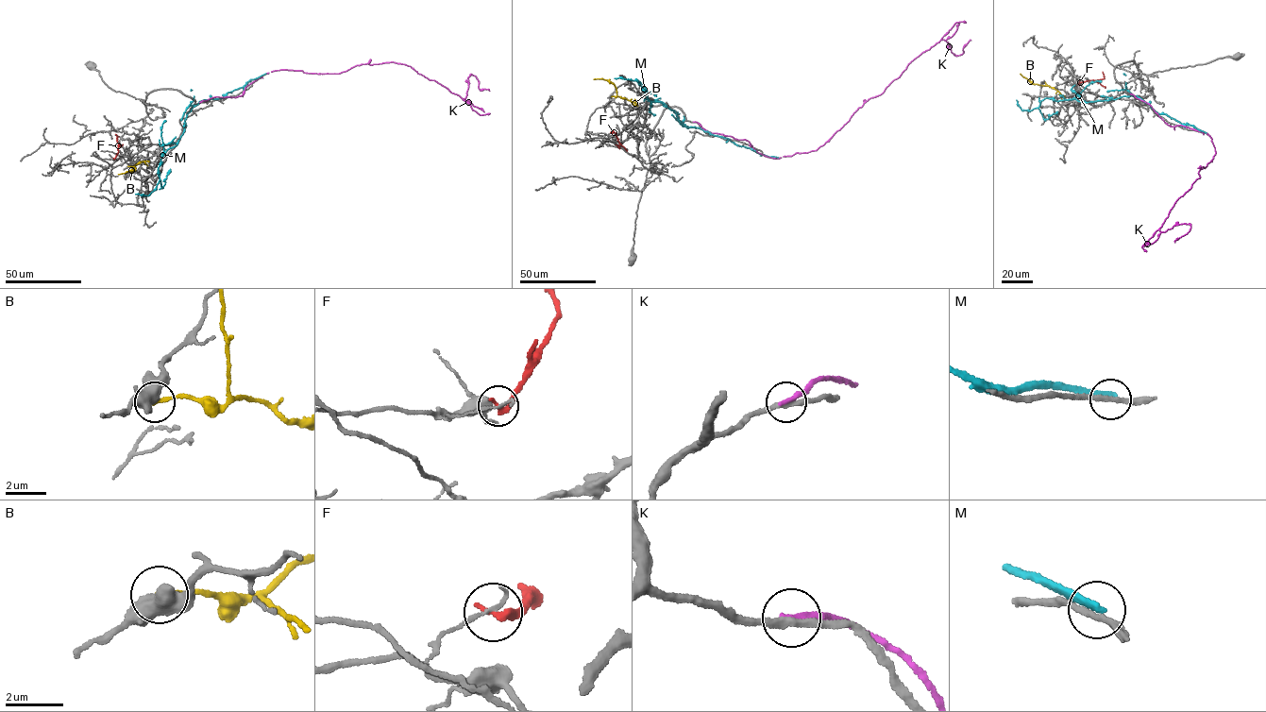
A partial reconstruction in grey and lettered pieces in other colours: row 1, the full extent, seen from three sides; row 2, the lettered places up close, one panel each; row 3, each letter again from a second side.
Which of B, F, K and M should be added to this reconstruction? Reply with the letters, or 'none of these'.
none of these

